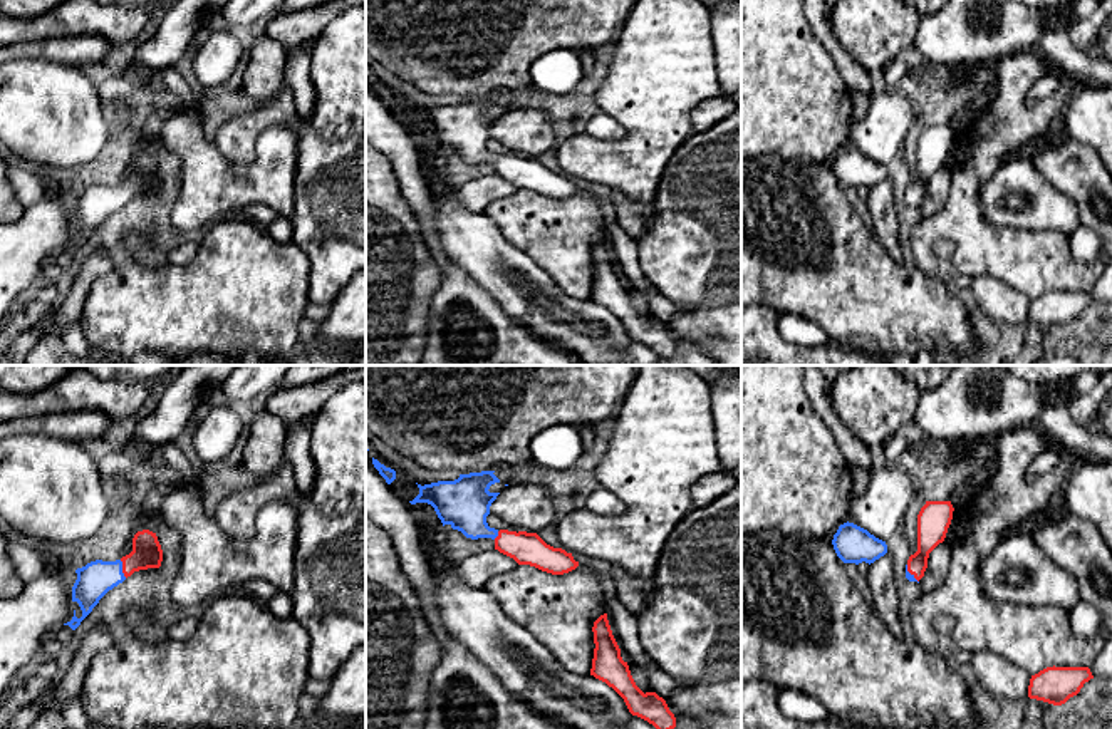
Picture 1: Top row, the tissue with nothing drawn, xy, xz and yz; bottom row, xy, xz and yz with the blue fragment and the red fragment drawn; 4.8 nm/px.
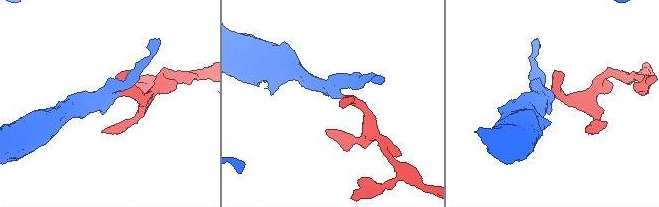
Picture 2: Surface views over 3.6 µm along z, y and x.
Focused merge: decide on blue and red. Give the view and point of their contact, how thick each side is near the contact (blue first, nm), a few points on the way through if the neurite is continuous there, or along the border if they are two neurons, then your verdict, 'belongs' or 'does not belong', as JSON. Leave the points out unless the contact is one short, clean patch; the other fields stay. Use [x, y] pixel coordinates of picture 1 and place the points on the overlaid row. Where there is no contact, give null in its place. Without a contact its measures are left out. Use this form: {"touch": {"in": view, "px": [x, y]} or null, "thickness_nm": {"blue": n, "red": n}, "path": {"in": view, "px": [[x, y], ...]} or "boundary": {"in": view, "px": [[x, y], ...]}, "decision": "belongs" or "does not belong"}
{"touch": {"in": "xy", "px": [121, 568]}, "thickness_nm": {"blue": 170, "red": 140}, "path": {"in": "xy", "px": [[96, 579], [121, 568], [146, 552]]}, "decision": "belongs"}

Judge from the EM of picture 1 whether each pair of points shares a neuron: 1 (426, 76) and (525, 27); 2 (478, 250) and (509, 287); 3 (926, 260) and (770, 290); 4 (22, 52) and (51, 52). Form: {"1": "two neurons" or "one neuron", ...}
{"1": "one neuron", "2": "one neuron", "3": "two neurons", "4": "one neuron"}

